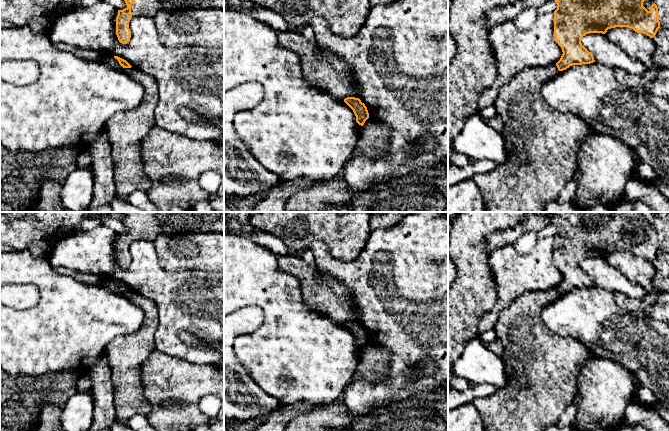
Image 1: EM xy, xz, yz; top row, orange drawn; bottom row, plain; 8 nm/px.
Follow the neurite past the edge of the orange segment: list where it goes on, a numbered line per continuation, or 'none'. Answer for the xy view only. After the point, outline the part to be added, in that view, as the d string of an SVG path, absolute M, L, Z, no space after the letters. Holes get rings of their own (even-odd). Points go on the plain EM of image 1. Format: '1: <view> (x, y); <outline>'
1: xy (149, 225); M122 212L123 219L134 221L132 241L154 241L158 235L183 233L224 233L224 212Z

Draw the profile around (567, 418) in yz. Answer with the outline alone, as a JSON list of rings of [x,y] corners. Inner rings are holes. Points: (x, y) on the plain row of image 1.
[[[575,393],[573,401],[571,402],[570,405],[566,407],[565,411],[562,413],[562,415],[560,416],[558,421],[555,423],[555,425],[559,427],[573,425],[580,402],[581,402],[580,393]]]

